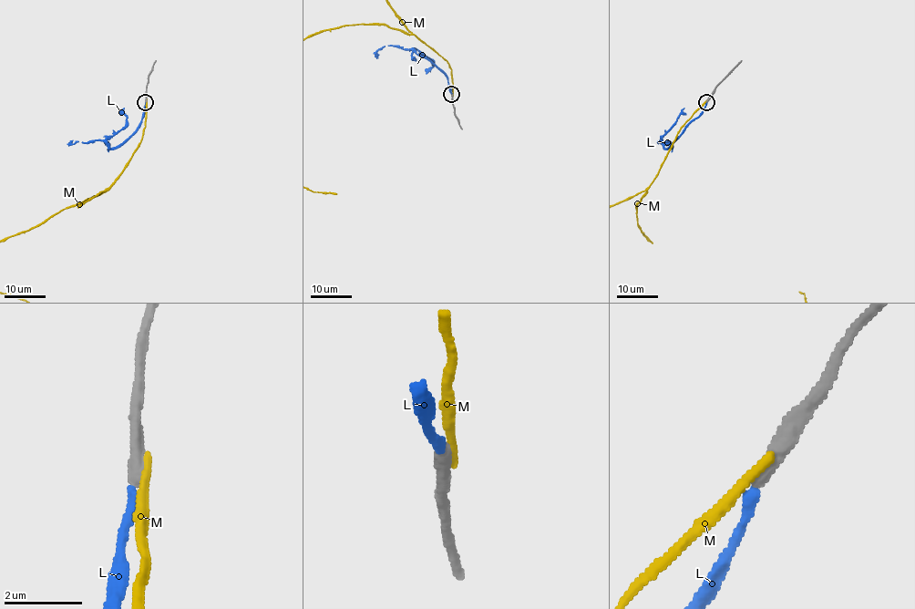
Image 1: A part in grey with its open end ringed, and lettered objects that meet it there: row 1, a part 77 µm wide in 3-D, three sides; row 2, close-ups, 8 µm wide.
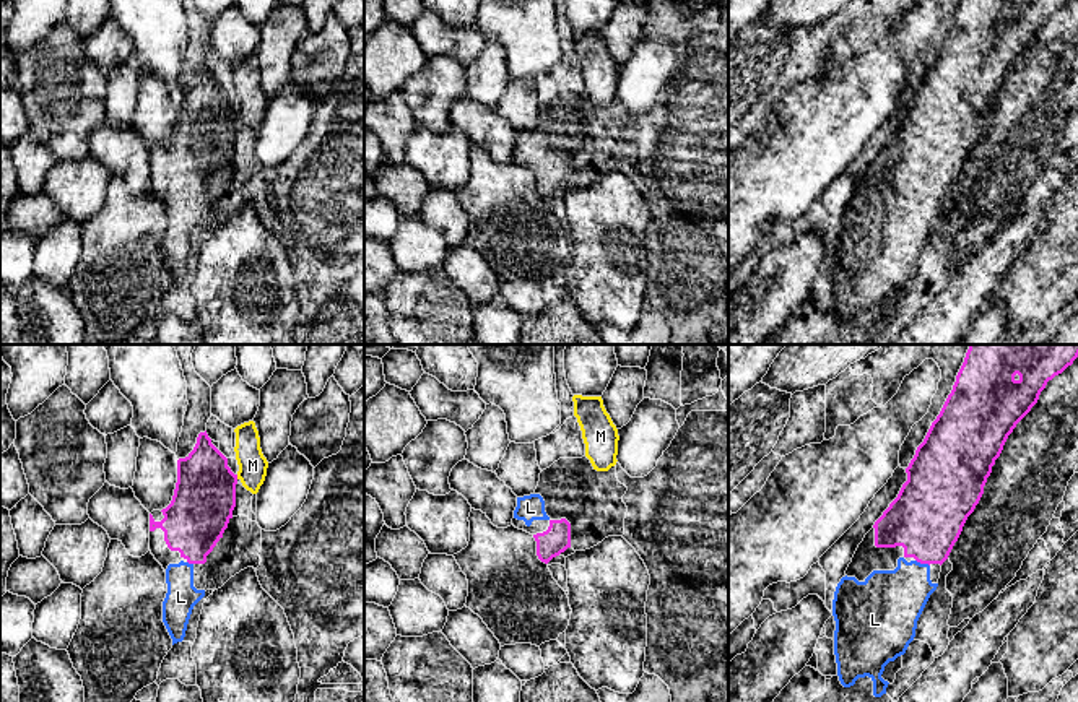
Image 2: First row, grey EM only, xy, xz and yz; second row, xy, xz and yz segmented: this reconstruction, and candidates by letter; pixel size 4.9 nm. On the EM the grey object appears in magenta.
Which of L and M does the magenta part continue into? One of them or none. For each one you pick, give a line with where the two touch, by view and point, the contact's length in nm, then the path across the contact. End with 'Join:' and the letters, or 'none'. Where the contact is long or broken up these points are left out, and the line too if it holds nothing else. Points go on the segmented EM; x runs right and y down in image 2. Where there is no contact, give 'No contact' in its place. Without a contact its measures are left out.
L: Touches magenta at yz (922, 563). Shared border 80 nm. Path across: yz (927, 517), (927, 546), (922, 563), (914, 577), (890, 602)
Join: L

